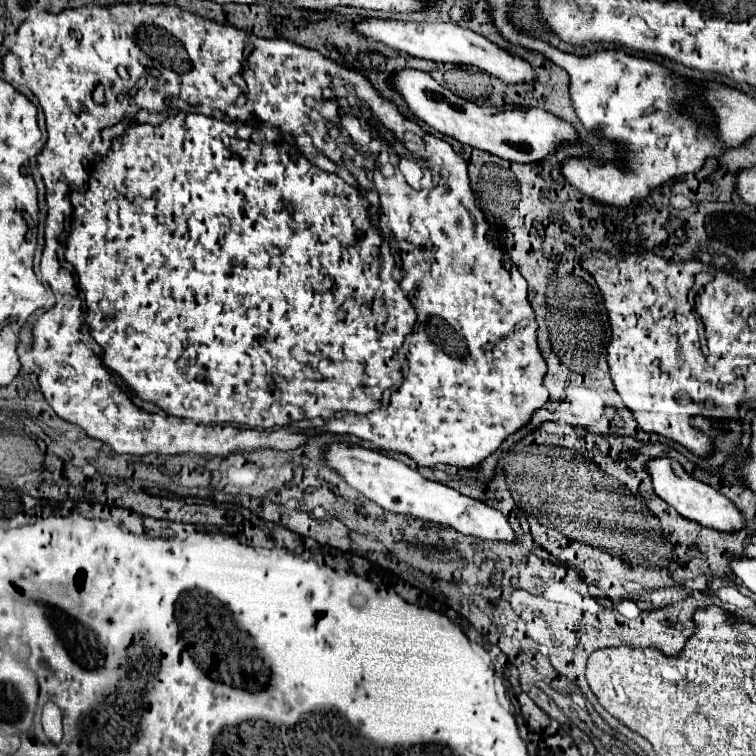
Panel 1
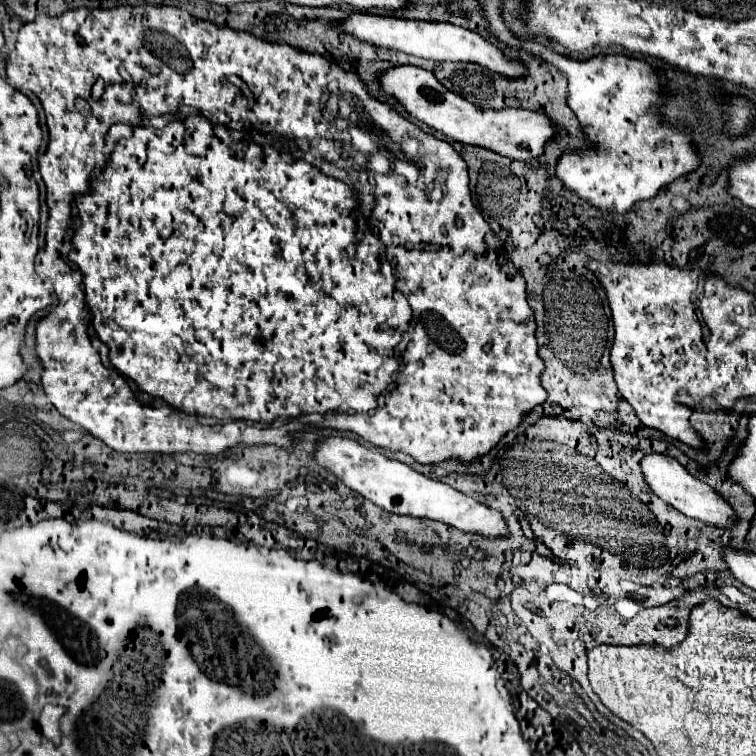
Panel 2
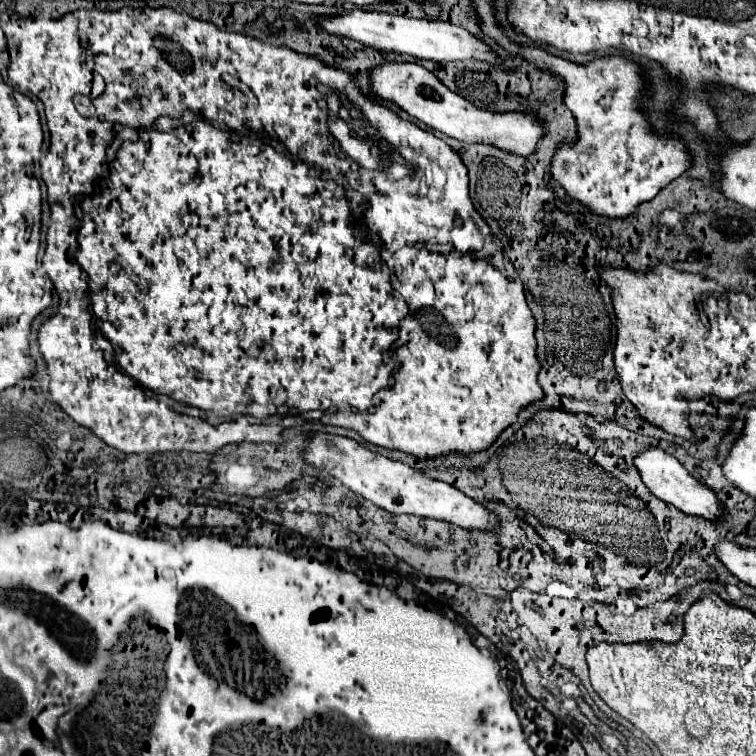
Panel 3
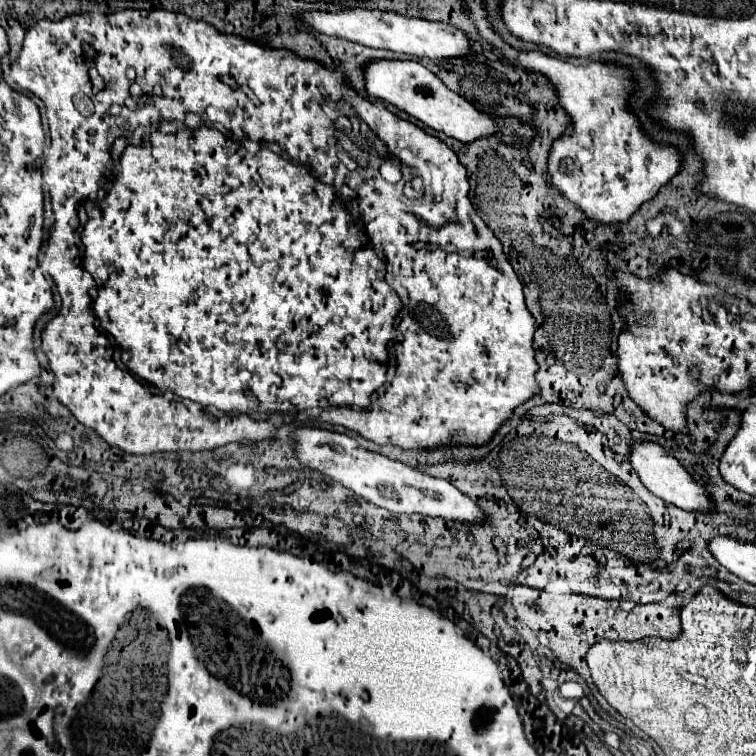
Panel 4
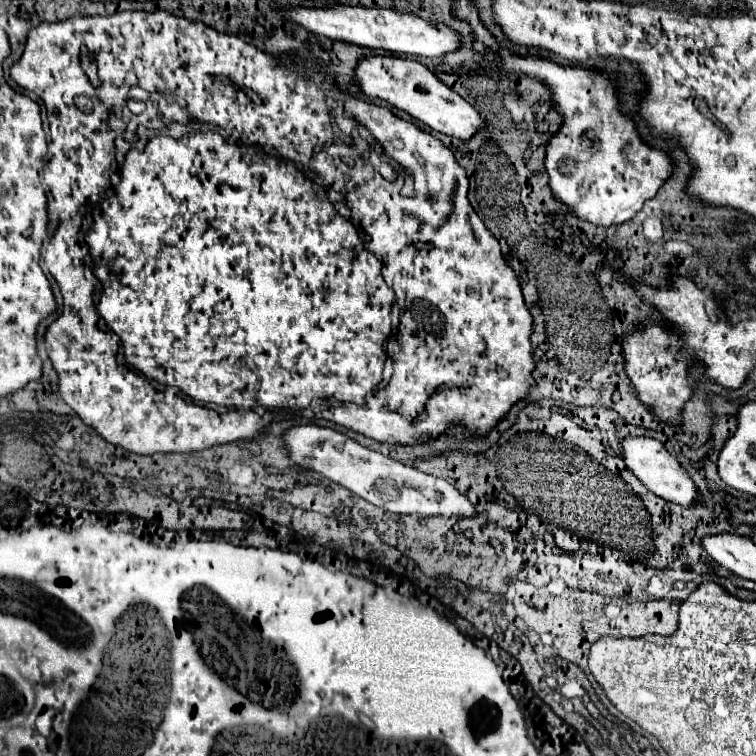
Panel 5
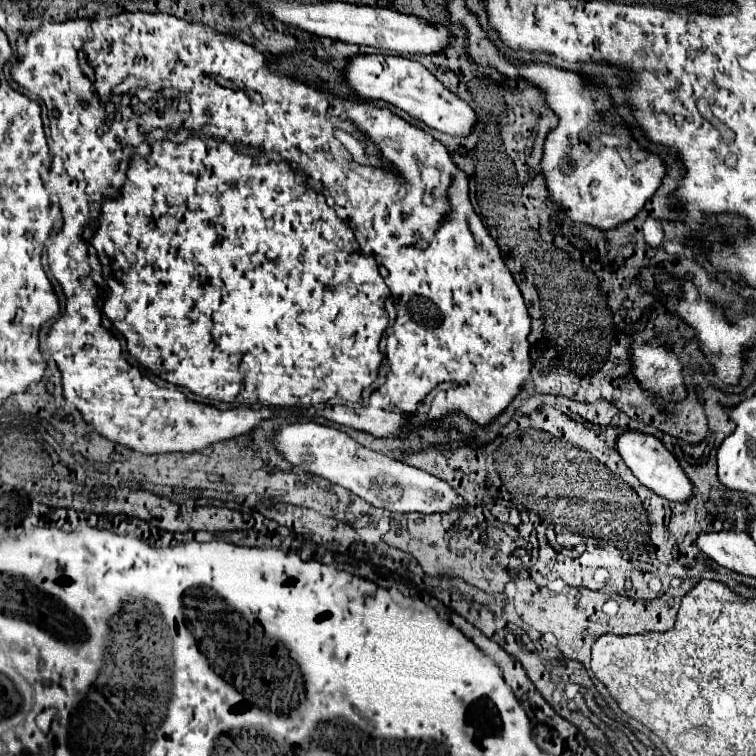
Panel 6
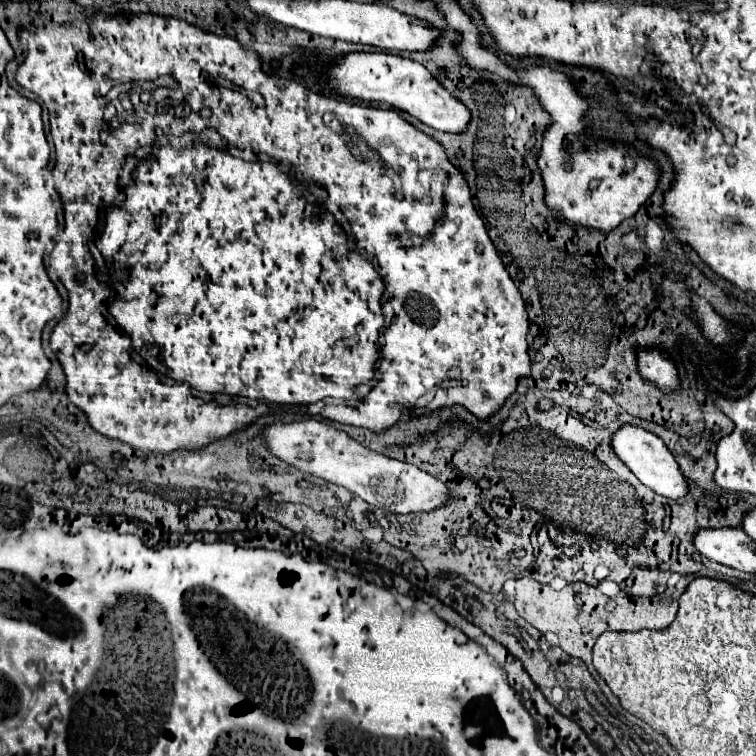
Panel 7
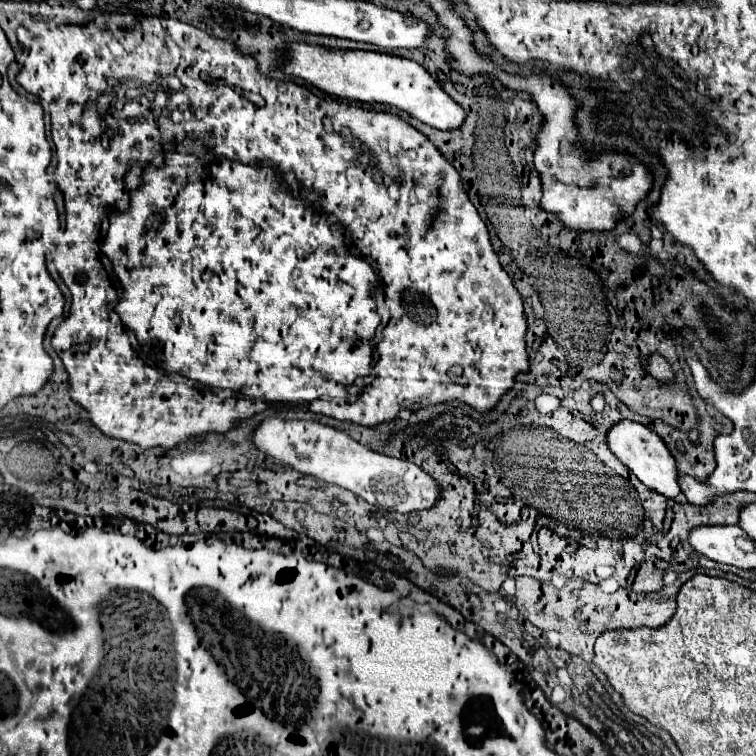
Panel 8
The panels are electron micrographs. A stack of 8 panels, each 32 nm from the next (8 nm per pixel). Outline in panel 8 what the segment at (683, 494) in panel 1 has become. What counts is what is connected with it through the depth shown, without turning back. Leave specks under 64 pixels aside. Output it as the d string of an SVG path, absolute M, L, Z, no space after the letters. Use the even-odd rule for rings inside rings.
M624 418L624 420L618 420L616 424L612 424L612 428L606 432L606 442L608 442L610 452L622 464L626 464L636 474L636 478L640 478L650 490L660 492L666 498L674 498L680 494L680 488L676 482L676 474L678 474L676 462L674 462L670 450L666 448L666 444L662 442L662 438L654 430L650 430L648 426L644 426L640 422Z

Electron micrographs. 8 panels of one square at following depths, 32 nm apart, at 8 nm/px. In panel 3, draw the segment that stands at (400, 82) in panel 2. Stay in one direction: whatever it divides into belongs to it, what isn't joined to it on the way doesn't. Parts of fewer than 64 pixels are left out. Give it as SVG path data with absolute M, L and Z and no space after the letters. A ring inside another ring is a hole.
M384 62L370 70L370 88L372 94L394 102L402 110L406 110L410 116L418 118L432 130L444 132L450 138L456 138L460 142L486 142L496 144L502 150L508 150L518 156L528 156L534 152L536 142L542 138L544 128L538 120L526 114L510 112L510 114L492 114L478 110L474 104L464 100L462 96L448 90L430 70L416 62Z

